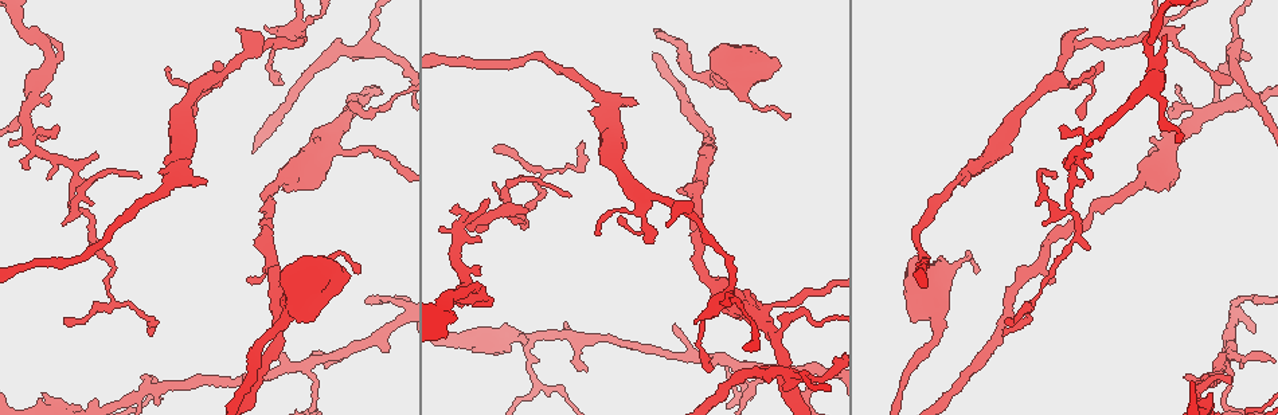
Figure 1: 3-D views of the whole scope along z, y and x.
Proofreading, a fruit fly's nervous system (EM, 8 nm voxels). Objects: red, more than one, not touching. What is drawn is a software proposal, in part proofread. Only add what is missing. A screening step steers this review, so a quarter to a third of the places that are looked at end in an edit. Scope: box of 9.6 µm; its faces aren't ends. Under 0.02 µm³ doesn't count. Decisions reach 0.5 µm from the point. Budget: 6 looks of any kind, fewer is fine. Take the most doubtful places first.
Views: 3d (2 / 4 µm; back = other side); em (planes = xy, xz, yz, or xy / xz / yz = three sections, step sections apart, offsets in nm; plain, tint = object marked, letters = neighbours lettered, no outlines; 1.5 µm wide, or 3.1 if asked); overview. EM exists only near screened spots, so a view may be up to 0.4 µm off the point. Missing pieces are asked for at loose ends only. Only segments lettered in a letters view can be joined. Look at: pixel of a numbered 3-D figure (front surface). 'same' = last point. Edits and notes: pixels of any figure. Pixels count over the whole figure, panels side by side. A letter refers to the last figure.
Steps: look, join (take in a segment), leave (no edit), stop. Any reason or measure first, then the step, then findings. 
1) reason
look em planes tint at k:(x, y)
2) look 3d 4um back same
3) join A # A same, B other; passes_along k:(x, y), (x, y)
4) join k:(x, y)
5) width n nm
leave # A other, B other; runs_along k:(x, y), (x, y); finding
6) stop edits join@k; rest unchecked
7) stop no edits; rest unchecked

an open end
look 3d 2um at 1:(355, 271)

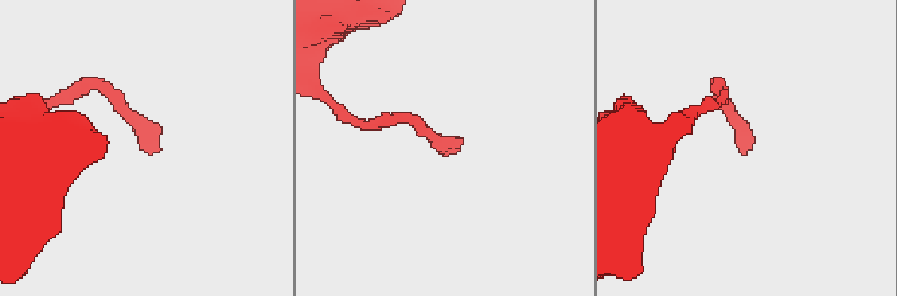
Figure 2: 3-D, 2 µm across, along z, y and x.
look em planes letters at 2:(444, 148)

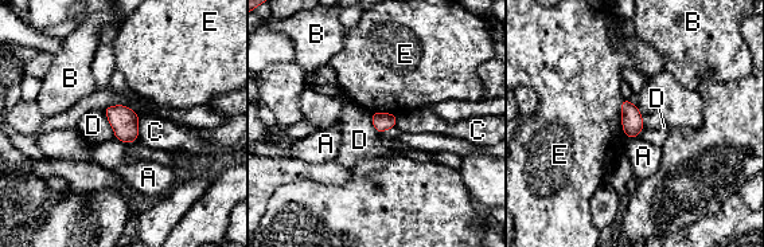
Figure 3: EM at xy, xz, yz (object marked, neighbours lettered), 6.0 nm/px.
width 120 nm
leave # A other, B other, C other, D other, E other; border 3:(102, 110), (115, 137); none of them fits

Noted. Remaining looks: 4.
free end
look 3d 4um at 1:(1050, 282)

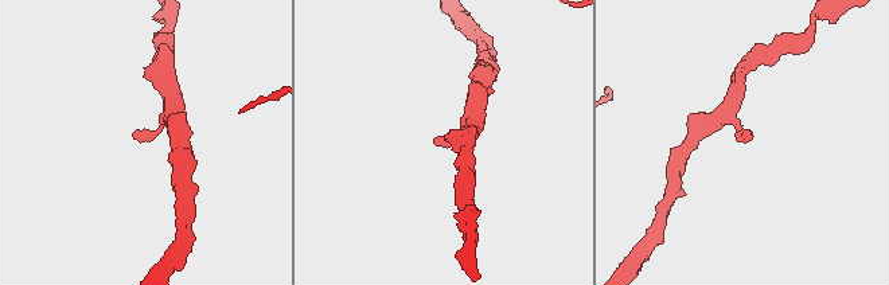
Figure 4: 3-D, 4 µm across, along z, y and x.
shape alone is not enough
look em planes tint at 4:(435, 138)

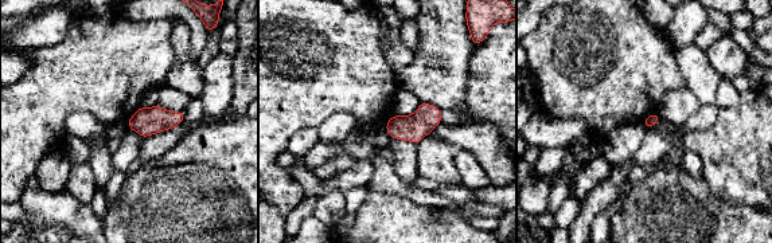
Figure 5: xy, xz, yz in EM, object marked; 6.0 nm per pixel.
what lies round it
look em planes letters same

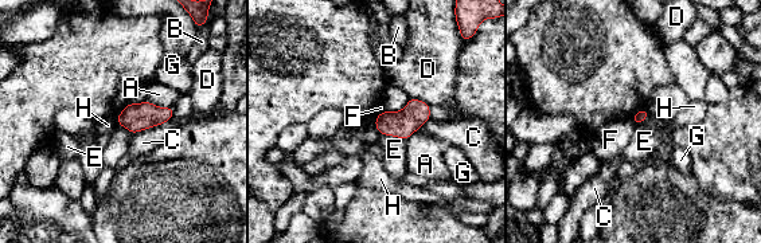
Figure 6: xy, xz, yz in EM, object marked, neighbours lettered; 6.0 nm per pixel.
leave # A other, B other, C other, D other, E other, F other, G other, H other; border 6:(631, 118), (636, 125); no lettered segment goes on from it

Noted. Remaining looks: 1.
stop no edits; rest unchecked

